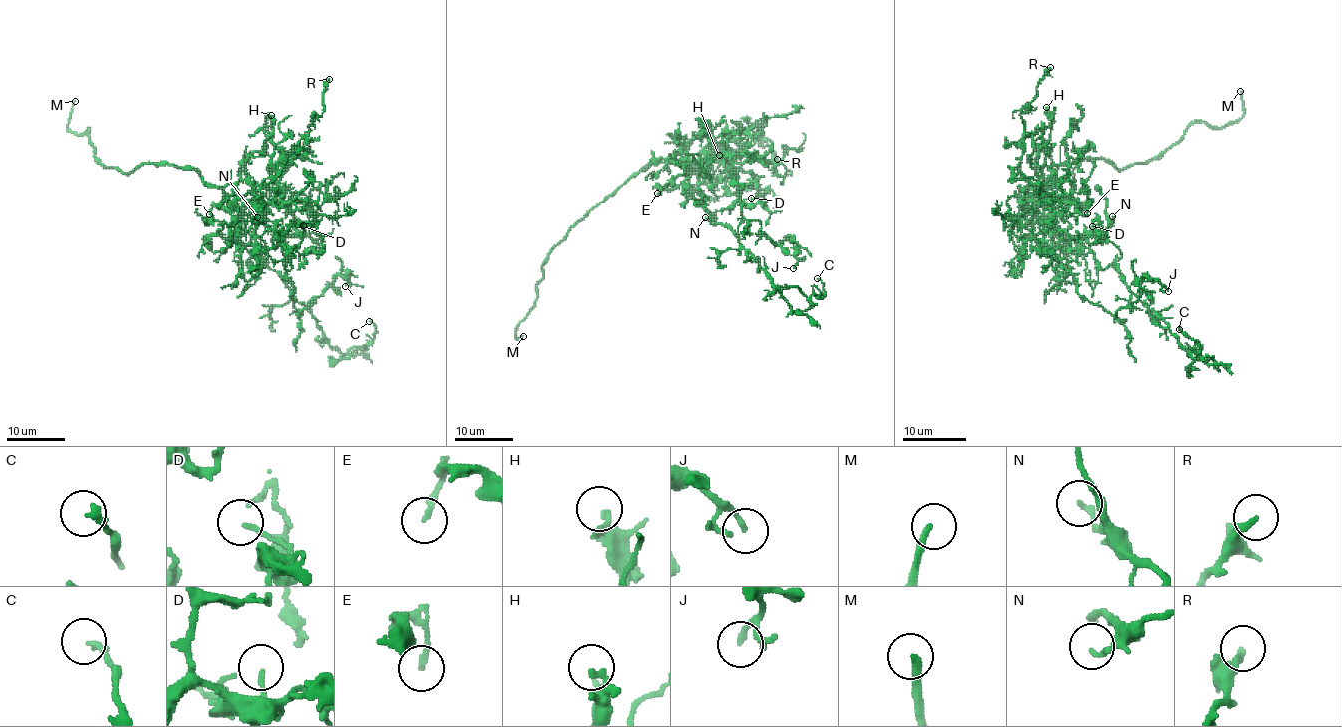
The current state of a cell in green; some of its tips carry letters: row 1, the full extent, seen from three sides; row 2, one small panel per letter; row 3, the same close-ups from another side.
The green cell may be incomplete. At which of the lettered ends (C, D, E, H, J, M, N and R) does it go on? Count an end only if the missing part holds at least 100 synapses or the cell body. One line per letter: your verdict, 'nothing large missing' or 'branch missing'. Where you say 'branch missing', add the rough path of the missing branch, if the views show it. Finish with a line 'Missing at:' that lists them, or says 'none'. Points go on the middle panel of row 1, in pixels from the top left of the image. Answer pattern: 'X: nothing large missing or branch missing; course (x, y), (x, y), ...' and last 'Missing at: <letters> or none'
C: nothing large missing
D: nothing large missing
E: nothing large missing
H: nothing large missing
J: nothing large missing
M: branch missing; course (523, 336), (507, 350), (478, 362), (469, 371), (457, 402)
N: nothing large missing
R: nothing large missing
Missing at: M

